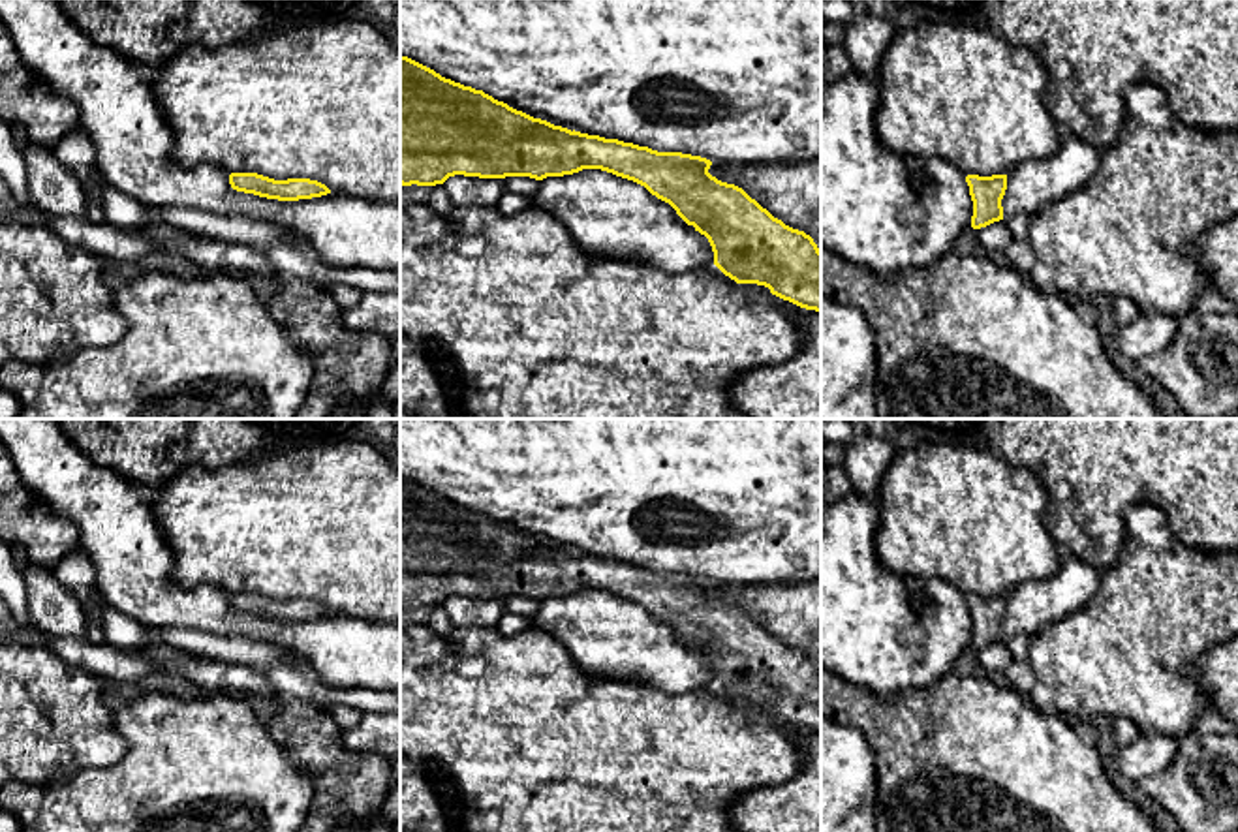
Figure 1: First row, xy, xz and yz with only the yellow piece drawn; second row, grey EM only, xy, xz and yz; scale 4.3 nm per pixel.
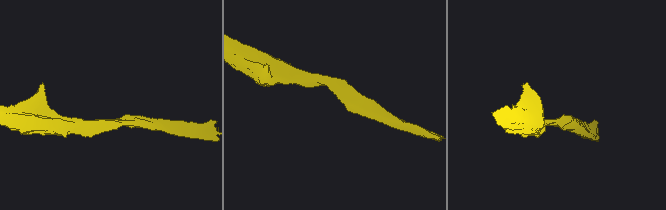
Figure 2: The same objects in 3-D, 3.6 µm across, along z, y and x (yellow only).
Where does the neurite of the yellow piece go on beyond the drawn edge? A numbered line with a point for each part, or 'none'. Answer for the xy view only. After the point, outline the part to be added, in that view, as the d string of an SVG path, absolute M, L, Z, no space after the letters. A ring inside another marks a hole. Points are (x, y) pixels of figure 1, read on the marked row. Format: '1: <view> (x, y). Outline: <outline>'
none

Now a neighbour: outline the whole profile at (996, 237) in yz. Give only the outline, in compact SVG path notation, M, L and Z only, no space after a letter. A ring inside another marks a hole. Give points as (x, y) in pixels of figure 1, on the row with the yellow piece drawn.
M1005 220L975 229L975 235L986 252L1005 252L1007 246L1013 242L1013 237Z

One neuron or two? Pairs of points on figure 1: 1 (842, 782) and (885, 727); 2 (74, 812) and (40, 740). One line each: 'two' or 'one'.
1: two
2: two

